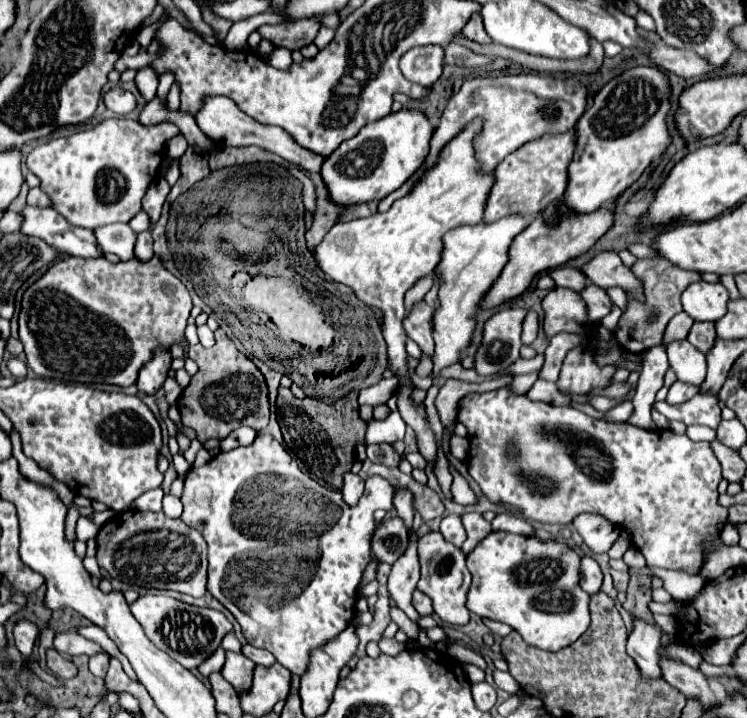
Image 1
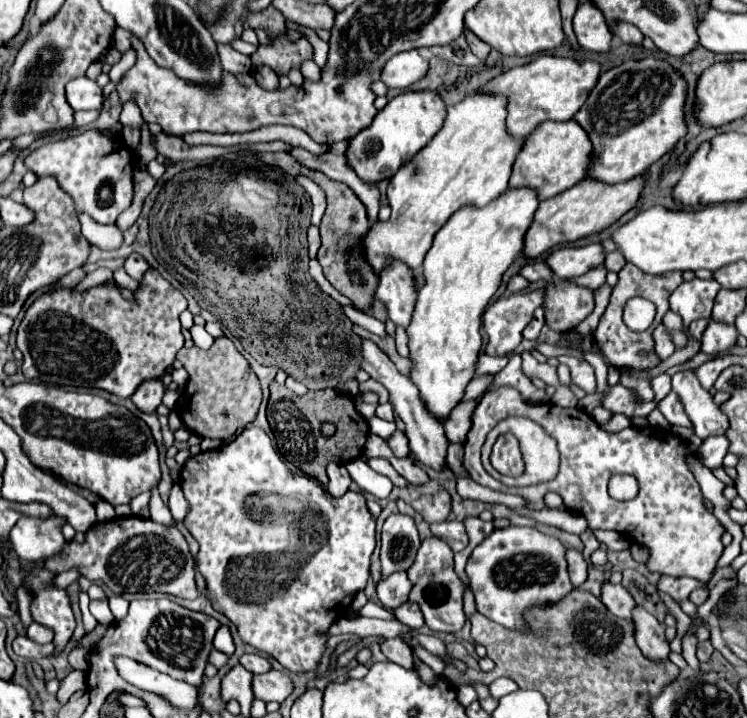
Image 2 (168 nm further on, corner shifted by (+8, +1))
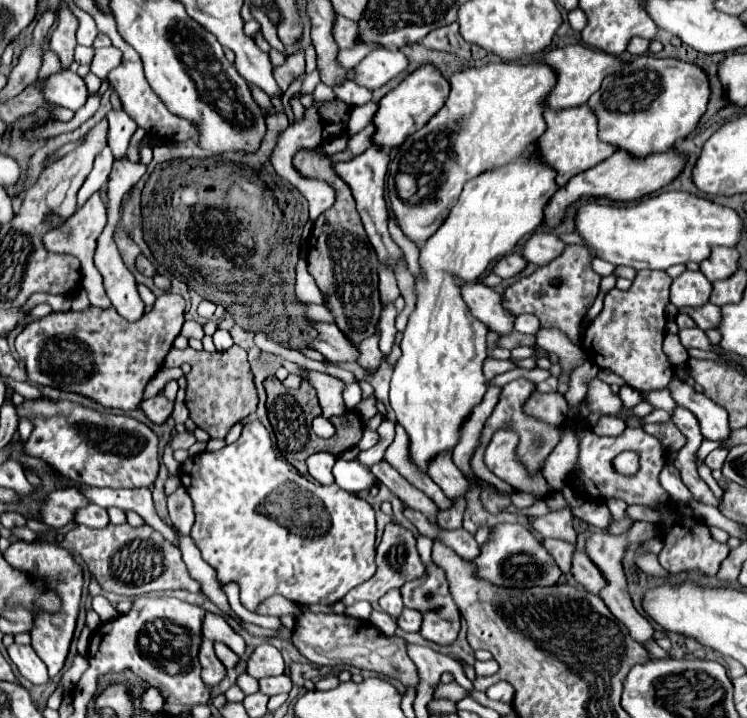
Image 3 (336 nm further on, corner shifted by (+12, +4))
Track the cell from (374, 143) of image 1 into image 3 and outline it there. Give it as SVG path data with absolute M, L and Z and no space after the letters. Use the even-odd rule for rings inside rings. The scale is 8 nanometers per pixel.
M424 63L420 69L412 71L396 89L392 89L388 95L382 97L378 103L378 113L374 117L376 133L374 133L374 145L384 143L384 147L400 147L406 137L410 137L414 131L424 127L444 105L450 93L448 79L438 71L436 65Z

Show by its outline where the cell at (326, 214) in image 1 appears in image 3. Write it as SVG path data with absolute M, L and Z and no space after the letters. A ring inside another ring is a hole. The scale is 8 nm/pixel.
M300 151L296 153L296 169L304 177L322 179L336 189L336 203L314 223L308 251L308 273L314 277L318 289L324 295L324 307L334 315L336 327L346 335L354 345L360 345L364 339L376 333L380 319L380 293L378 293L378 257L368 243L362 219L356 211L356 201L350 187L334 171L334 161L318 151Z

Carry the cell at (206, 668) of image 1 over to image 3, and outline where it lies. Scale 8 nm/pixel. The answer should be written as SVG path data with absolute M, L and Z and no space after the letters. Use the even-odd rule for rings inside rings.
M216 643L216 655L224 663L226 669L232 669L240 661L240 657L232 649L228 649L224 643Z

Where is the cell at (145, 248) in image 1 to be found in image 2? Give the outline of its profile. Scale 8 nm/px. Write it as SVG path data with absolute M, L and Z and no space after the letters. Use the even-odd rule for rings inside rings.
M132 252L132 254L126 258L126 262L124 262L124 270L126 270L134 280L140 280L142 274L144 274L144 270L148 270L148 262L146 262L140 254Z

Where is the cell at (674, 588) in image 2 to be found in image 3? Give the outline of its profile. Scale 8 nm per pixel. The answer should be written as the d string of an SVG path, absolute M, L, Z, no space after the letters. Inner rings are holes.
M642 553L640 557L636 557L636 563L638 563L638 567L644 573L650 573L650 575L666 575L666 571L660 567L658 557L654 553Z

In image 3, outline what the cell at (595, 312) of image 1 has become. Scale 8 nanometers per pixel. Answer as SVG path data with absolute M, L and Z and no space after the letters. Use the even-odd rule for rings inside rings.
M566 245L564 251L556 259L552 259L552 263L538 267L532 275L522 277L506 287L502 295L504 309L516 317L522 313L532 313L540 319L542 327L556 327L564 331L574 343L580 343L580 323L590 305L594 303L602 279L592 271L590 261L590 251L584 245Z

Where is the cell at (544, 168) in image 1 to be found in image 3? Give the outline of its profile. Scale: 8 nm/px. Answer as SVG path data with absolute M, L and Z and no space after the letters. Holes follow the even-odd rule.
M578 105L572 109L558 109L558 111L548 109L544 113L544 119L548 129L540 137L540 141L536 141L536 145L544 163L552 165L558 171L556 181L560 187L564 187L574 175L602 163L612 153L616 153L616 147L612 143L604 143L598 139L598 121L588 105Z

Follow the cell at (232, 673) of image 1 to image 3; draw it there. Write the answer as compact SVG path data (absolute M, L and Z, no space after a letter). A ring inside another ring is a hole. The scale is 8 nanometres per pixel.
M242 673L242 675L238 677L238 685L240 685L240 689L242 689L246 695L258 691L258 681L252 679L248 673Z

